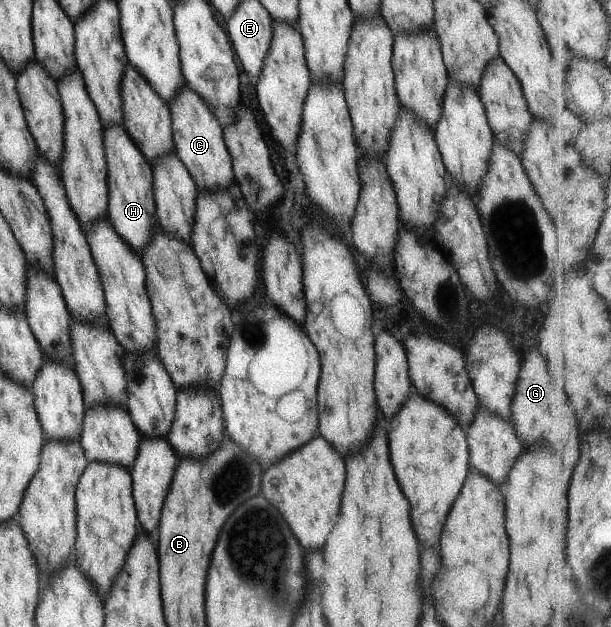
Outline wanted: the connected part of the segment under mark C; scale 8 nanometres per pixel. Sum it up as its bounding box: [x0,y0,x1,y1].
[166,82,231,193]

